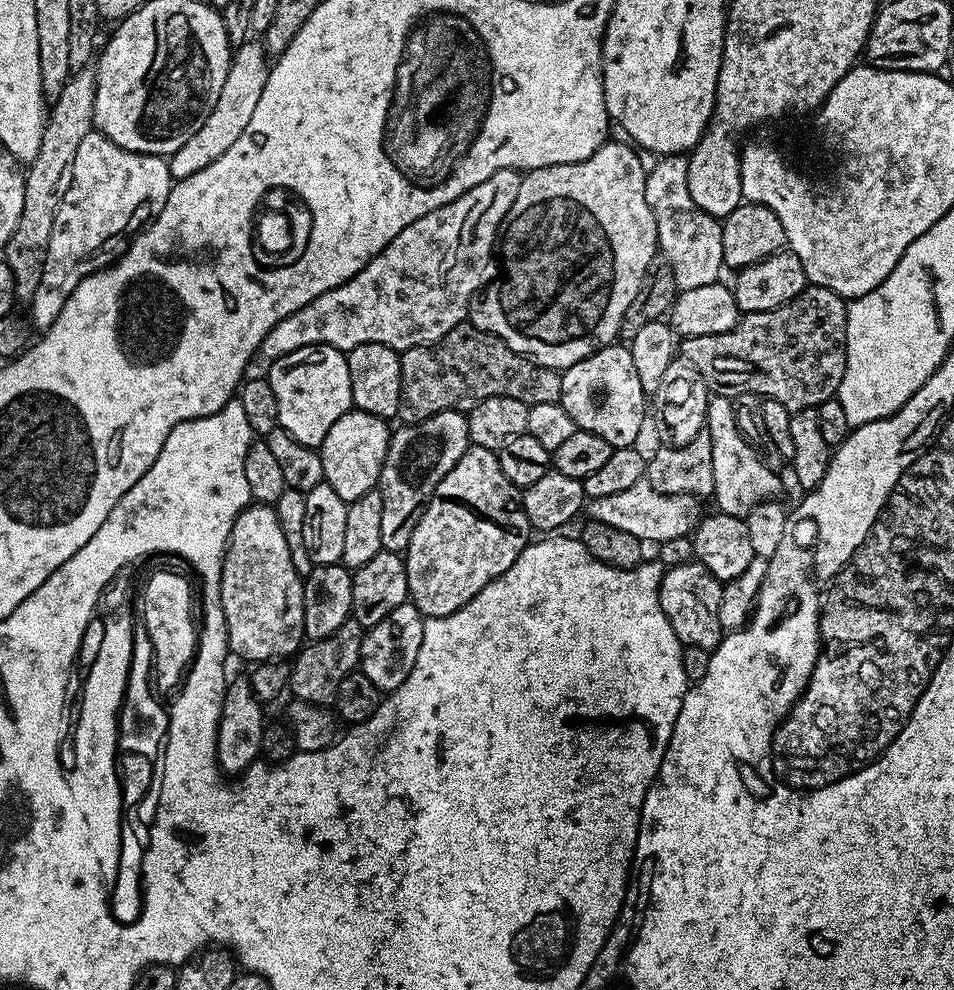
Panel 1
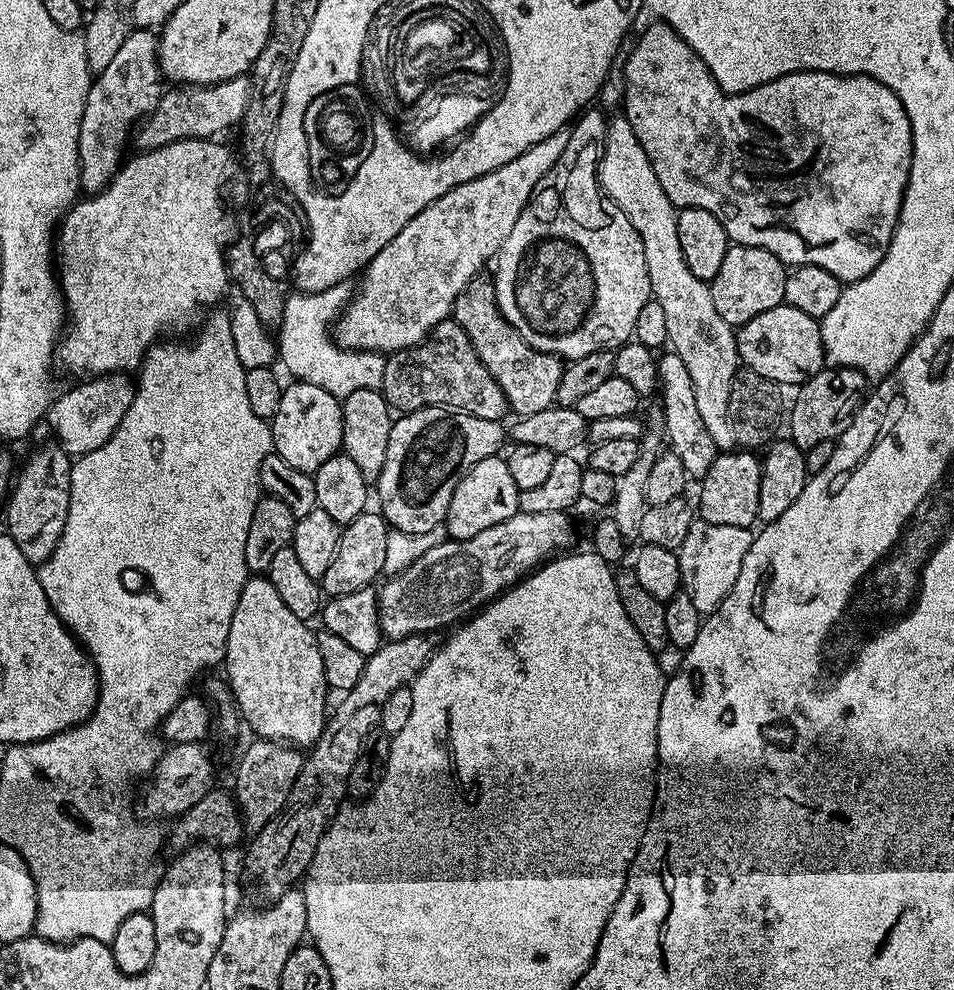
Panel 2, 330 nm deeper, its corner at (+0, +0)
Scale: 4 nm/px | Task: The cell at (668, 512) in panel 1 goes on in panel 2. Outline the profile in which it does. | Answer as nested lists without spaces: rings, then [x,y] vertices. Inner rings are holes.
[[[519,511],[506,518],[506,522],[498,522],[498,526],[482,530],[482,534],[474,534],[474,538],[448,538],[445,544],[426,549],[393,580],[385,579],[379,585],[380,629],[388,640],[401,640],[407,636],[432,634],[435,628],[455,625],[471,617],[505,590],[519,585],[553,554],[567,549],[564,547],[572,540],[570,517],[568,512],[530,514]]]

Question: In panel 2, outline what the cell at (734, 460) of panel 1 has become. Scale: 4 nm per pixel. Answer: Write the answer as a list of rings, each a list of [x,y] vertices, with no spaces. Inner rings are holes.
[[[674,350],[665,351],[659,357],[660,383],[658,385],[658,397],[662,403],[664,413],[663,431],[666,433],[666,440],[670,443],[671,451],[682,458],[682,466],[686,466],[689,477],[702,478],[710,470],[711,463],[718,455],[718,449],[714,438],[710,438],[701,415],[698,414],[698,406],[694,399],[694,382],[690,378],[690,370],[686,370],[686,362],[678,358]],[[668,352],[668,353],[667,353]],[[665,354],[665,356],[663,356]]]

